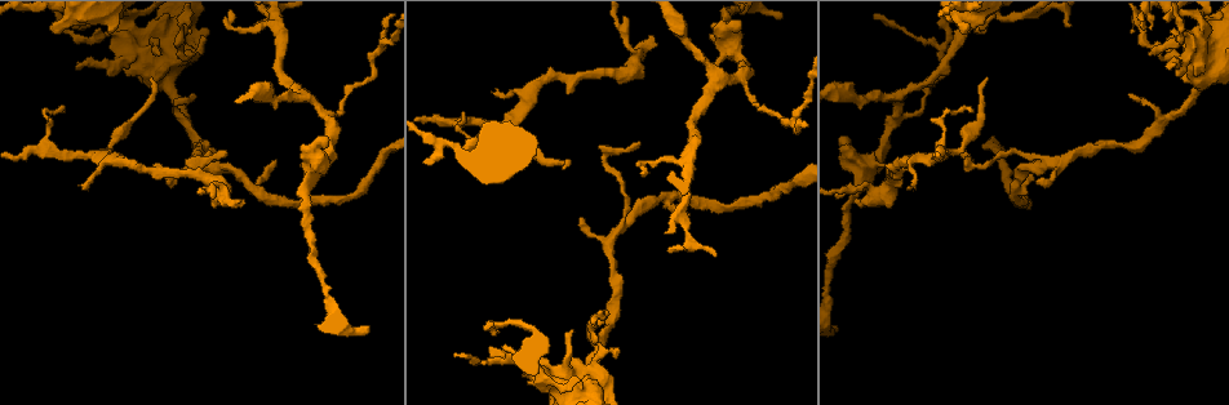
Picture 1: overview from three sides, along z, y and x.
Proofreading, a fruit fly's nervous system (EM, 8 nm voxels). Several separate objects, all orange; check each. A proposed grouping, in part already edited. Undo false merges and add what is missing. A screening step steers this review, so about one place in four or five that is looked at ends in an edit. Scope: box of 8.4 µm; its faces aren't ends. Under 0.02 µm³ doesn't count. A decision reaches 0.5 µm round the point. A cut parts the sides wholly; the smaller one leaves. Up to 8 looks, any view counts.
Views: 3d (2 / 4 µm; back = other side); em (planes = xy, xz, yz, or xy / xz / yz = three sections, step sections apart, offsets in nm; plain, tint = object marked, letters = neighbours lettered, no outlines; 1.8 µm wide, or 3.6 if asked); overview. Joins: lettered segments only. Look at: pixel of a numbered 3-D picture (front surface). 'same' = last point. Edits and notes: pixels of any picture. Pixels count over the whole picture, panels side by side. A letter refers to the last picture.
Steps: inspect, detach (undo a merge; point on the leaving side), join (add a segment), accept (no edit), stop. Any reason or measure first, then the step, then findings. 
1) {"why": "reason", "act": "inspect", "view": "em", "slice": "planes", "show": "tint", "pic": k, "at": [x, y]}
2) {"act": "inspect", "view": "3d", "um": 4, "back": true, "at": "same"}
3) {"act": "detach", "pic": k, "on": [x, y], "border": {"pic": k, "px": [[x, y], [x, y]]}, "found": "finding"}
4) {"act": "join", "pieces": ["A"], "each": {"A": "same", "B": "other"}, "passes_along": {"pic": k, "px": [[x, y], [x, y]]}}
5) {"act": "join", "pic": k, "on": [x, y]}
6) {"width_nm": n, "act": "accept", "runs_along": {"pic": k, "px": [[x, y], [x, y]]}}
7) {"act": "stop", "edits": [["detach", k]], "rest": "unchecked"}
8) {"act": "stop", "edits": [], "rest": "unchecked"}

{"why": "three-way junction", "act": "inspect", "view": "3d", "um": 2, "pic": 1, "at": [95, 154]}

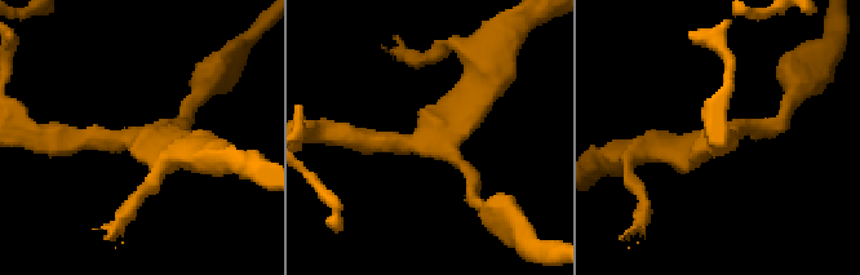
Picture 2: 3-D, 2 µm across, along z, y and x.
{"arms": 3, "why": "now the EM", "act": "inspect", "view": "em", "slice": "yz", "step": 4, "show": "tint", "pic": 2, "at": [439, 132]}

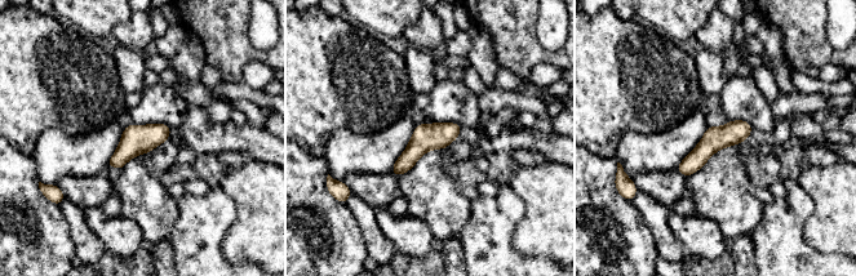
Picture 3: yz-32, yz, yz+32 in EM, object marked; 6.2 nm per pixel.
{"act": "inspect", "view": "em", "slice": "yz", "step": 4, "show": "letters", "at": "same"}

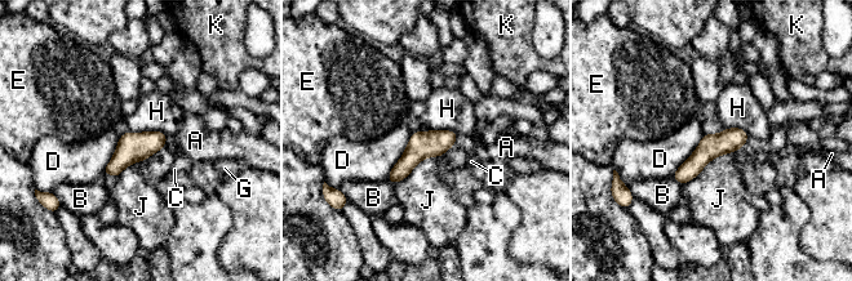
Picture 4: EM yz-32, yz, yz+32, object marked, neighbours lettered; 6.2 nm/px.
{"act": "accept", "each": {"A": "other", "B": "other", "C": "other", "D": "other", "E": "other", "G": "other", "H": "other", "J": "other", "K": "other"}, "border": {"pic": 4, "px": [[128, 130], [164, 132], [167, 134]]}, "found": "continuous, no second cell"}

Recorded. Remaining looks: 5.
{"why": "free end", "act": "inspect", "view": "3d", "um": 4, "pic": 1, "at": [462, 146]}

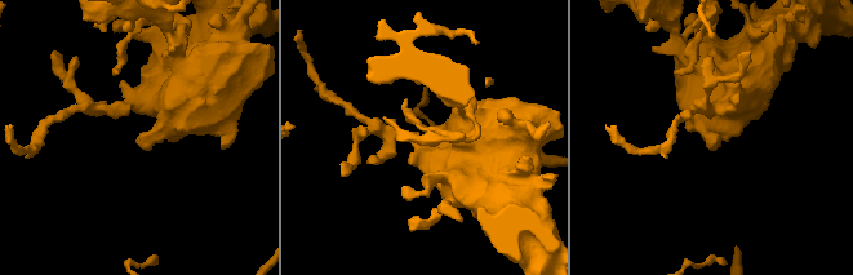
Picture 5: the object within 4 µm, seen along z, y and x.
{"act": "inspect", "view": "em", "um": 3.6, "slice": "planes", "show": "letters", "pic": 5, "at": [137, 143]}

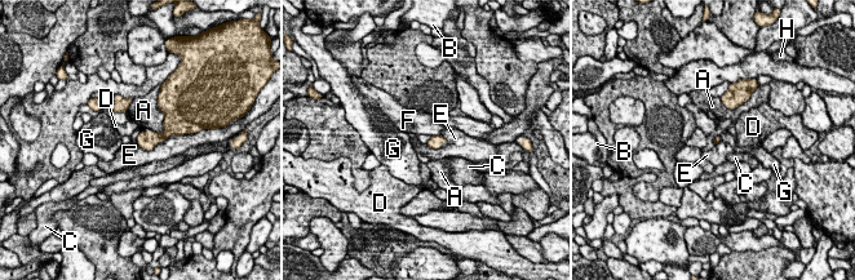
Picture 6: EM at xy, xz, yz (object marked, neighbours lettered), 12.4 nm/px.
{"act": "accept", "each": {"A": "other", "B": "other", "C": "other", "D": "other", "E": "other", "F": "other", "G": "other", "H": "other"}, "border": {"pic": 6, "px": [[181, 134], [150, 150], [136, 143]]}, "found": "no lettered segment goes on from it"}

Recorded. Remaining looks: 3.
{"why": "sharp bend", "act": "inspect", "view": "3d", "um": 4, "pic": 1, "at": [105, 33]}

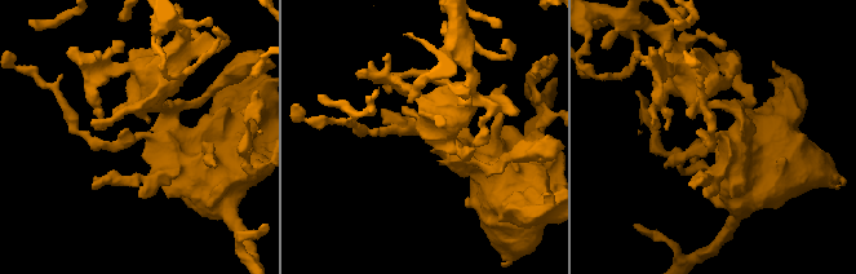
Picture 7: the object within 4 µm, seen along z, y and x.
{"why": "now the EM", "act": "inspect", "view": "em", "slice": "yz", "step": 4, "show": "tint", "pic": 7, "at": [715, 134]}

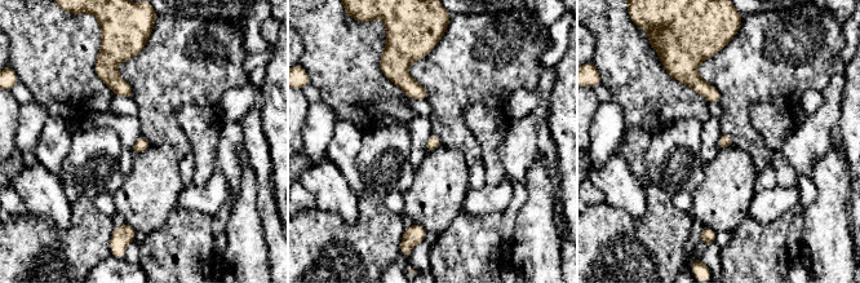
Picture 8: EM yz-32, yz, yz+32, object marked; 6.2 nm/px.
{"act": "inspect", "view": "em", "slice": "xz", "step": 8, "show": "letters", "at": "same"}

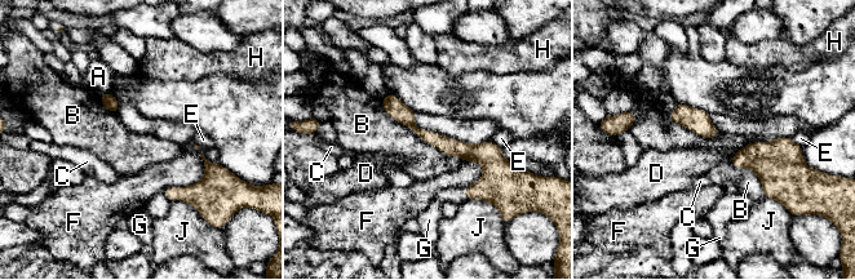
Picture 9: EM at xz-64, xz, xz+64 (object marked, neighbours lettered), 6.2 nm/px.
{"width_nm": 110, "act": "join", "pieces": ["G"], "each": {"A": "other", "B": "other", "C": "other", "D": "other", "E": "other", "F": "other", "G": "same", "H": "other", "J": "other"}, "found": "the cell continues"}

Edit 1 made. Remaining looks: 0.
{"act": "stop", "edits": [["join", 9]], "rest": "unchecked"}

